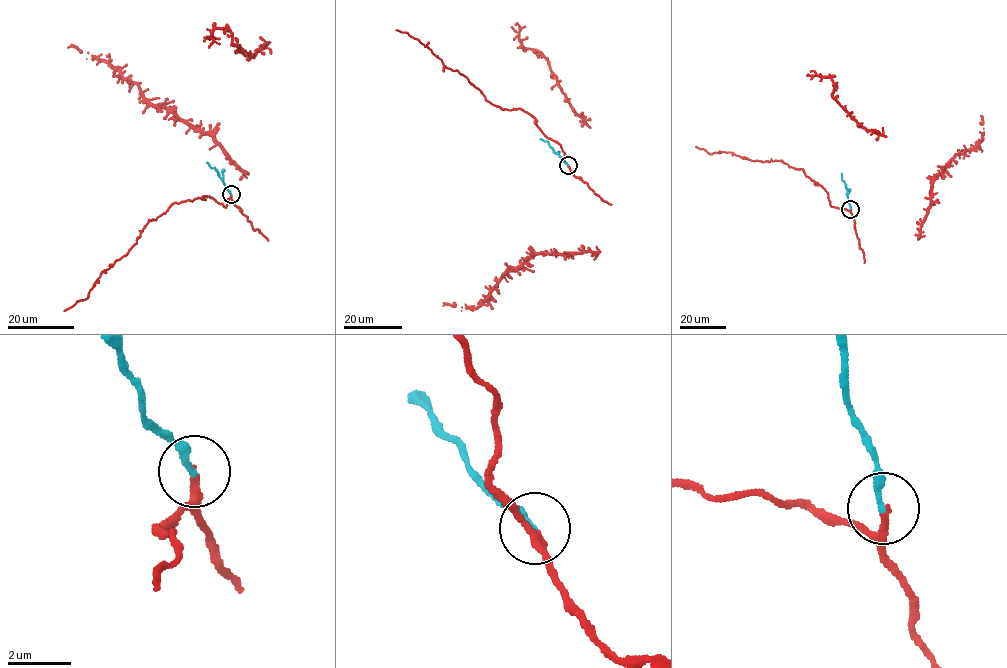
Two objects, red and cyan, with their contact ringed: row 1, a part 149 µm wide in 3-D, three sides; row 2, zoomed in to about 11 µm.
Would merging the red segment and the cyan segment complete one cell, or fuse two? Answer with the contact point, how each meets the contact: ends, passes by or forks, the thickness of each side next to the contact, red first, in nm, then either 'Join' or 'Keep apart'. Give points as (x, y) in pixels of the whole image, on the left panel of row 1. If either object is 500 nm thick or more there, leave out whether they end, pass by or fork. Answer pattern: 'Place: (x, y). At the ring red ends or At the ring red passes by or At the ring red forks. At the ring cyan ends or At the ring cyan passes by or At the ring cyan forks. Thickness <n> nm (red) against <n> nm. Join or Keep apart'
Place: (231, 194). At the ring red ends. At the ring cyan ends. Thickness 220 nm (red) against 220 nm. Join

